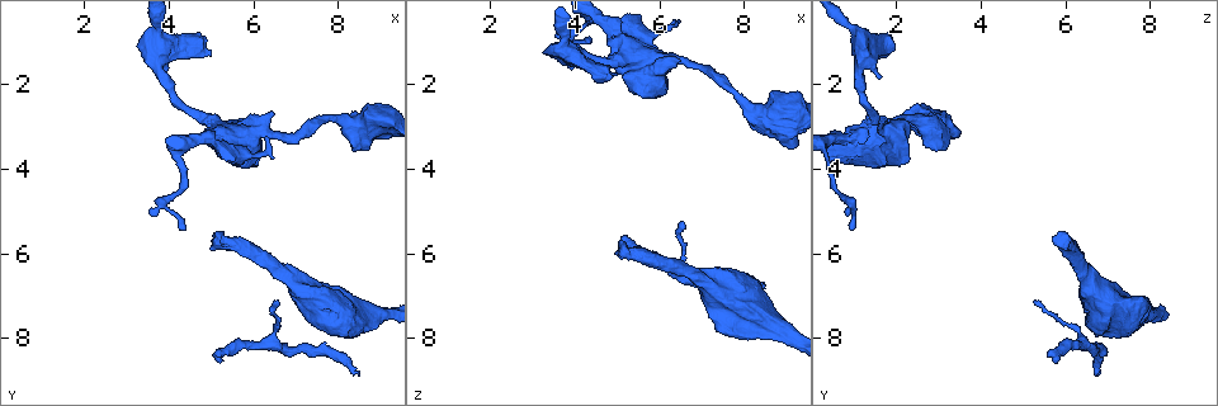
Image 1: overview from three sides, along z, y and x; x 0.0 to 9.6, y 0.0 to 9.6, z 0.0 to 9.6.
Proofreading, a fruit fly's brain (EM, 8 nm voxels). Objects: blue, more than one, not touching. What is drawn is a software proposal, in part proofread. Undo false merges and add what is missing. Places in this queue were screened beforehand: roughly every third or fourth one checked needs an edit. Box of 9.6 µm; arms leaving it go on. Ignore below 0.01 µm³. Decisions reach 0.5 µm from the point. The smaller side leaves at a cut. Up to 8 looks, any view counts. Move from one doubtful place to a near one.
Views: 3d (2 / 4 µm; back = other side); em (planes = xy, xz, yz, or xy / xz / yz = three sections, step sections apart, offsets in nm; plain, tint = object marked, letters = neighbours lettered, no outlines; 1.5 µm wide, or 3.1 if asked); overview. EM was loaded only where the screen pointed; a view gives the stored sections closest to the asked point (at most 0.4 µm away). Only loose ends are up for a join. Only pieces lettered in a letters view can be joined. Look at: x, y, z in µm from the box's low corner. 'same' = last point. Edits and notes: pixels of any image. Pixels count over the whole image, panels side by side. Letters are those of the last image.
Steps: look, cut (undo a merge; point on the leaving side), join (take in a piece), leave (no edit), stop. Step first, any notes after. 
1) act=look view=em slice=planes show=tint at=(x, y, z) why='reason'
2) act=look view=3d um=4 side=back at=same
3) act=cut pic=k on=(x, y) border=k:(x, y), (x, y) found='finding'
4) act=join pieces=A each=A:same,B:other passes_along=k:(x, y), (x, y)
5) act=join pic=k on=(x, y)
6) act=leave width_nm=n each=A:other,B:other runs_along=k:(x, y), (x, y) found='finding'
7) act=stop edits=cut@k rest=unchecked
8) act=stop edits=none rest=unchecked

act=look view=3d um=4 side=back at=(5.05, 5.65, 5.70) why='free end'

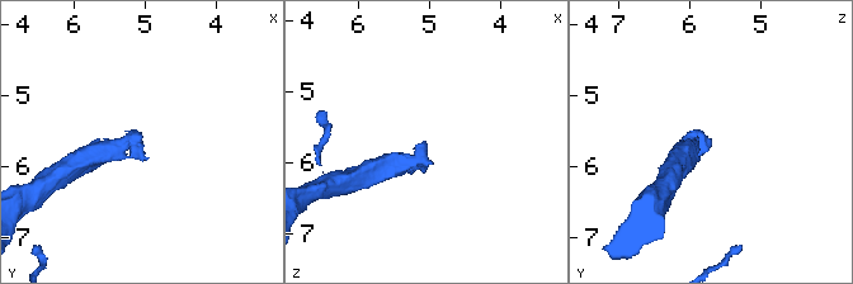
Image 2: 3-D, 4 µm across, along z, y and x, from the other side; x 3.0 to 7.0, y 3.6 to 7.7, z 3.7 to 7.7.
act=look view=em slice=planes show=letters at=(5.05, 5.60, 5.70) why='need the tissue'

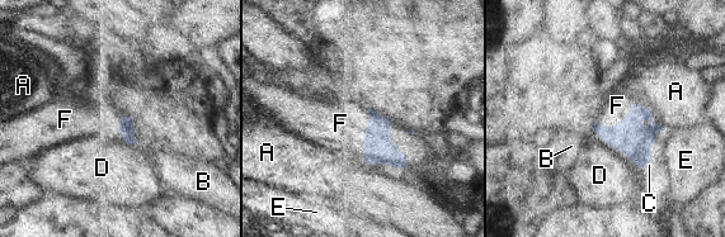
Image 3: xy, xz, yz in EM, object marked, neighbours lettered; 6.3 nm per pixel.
act=join pieces=F each=A:other,B:other,C:other,D:other,E:other,F:same passes_along=3:(630, 137), (616, 124), (617, 105) found='it goes on there'

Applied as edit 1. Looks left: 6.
act=look view=overview

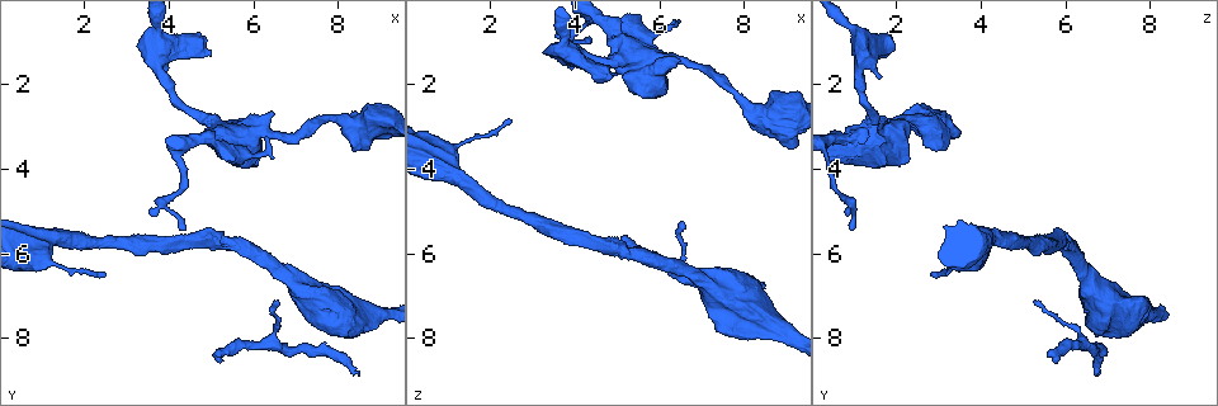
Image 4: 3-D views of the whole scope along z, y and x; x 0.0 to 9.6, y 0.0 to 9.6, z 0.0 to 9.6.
act=look view=em slice=xy step=4 show=letters at=(6.60, 7.15, 5.20)

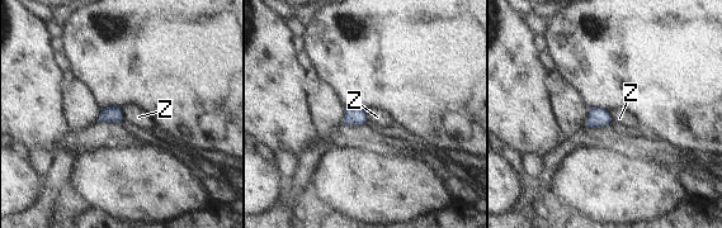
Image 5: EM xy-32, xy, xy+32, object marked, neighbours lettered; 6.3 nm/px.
act=leave width_nm=110 each=Z:other border=5:(119, 107), (123, 118) found='none of them fits'

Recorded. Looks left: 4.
act=look view=em slice=planes show=letters at=(6.45, 2.65, 1.40) why='branch stops here'

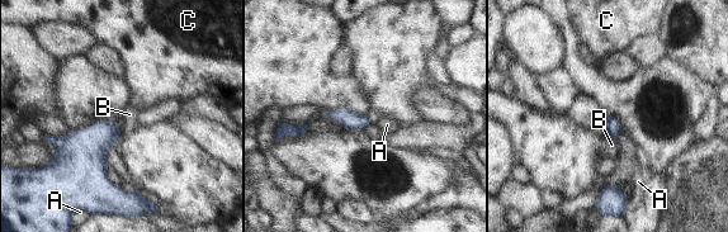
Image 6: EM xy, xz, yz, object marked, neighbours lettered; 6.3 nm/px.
act=leave each=A:other,B:other,C:other border=6:(606, 133), (617, 140) found='none of them fits'

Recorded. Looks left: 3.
act=stop edits=join@3 rest=unchecked

